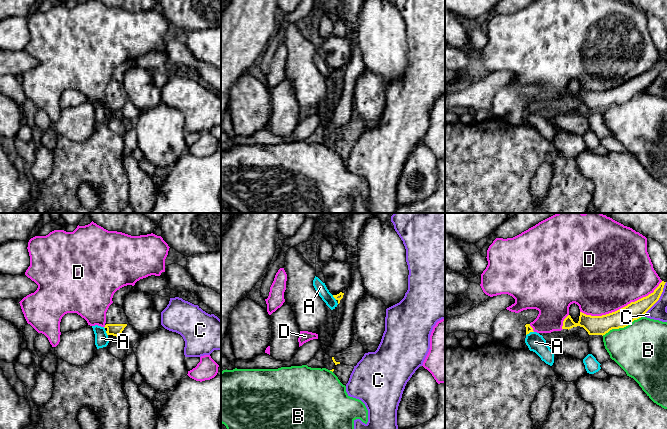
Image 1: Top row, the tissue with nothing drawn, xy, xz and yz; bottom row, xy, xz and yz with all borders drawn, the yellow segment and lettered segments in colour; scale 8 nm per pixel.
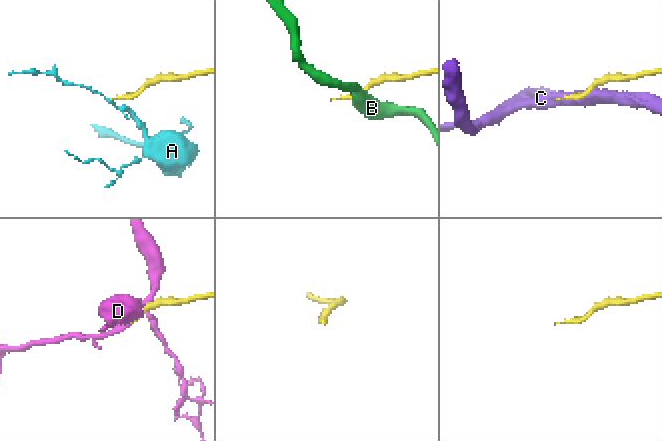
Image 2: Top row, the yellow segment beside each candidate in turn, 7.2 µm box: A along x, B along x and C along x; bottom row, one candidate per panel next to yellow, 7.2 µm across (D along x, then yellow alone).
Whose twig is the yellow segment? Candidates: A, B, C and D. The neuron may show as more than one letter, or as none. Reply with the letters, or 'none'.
none

